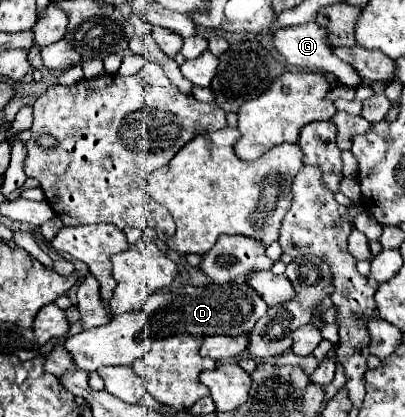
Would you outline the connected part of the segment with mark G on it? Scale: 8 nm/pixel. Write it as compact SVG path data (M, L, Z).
M306 23L306 25L294 25L294 27L282 27L276 35L274 35L274 45L276 49L286 57L288 63L296 65L296 67L308 67L308 69L316 69L322 73L334 73L344 85L348 87L358 87L364 83L364 79L356 73L356 69L352 65L346 65L344 61L340 61L334 53L332 53L332 45L328 43L328 31L322 29L318 23Z

